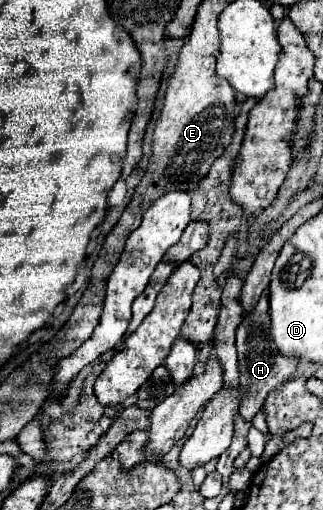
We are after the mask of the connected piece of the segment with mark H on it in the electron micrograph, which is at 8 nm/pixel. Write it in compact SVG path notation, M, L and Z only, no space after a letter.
M264 292L262 300L254 306L254 312L250 312L250 316L246 316L246 320L242 320L236 330L240 392L242 392L240 414L246 420L252 420L260 412L268 392L272 392L274 388L282 386L284 382L288 382L292 378L292 374L296 372L296 364L298 364L298 360L290 360L290 358L284 358L282 354L278 354L278 350L274 348L274 342L270 340L268 324L270 324L270 318L268 318L268 304L266 304L266 292Z

